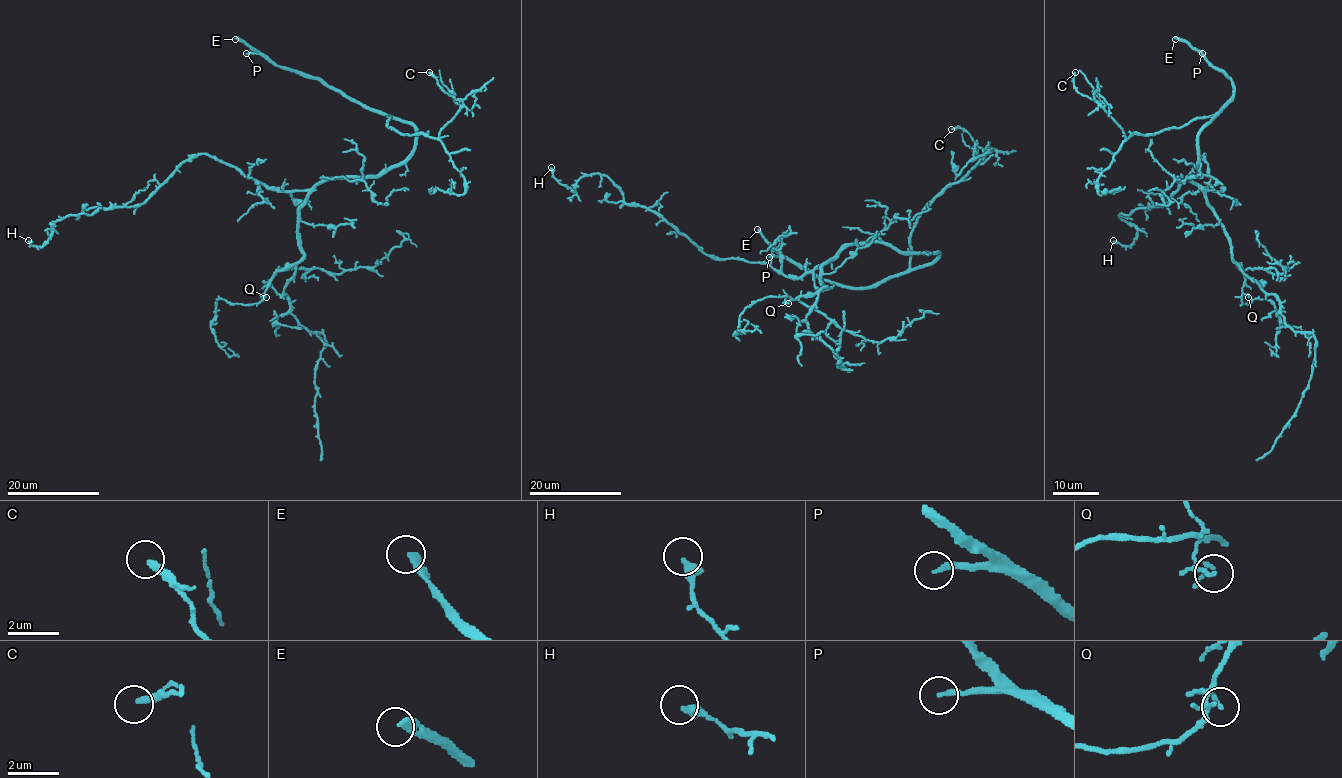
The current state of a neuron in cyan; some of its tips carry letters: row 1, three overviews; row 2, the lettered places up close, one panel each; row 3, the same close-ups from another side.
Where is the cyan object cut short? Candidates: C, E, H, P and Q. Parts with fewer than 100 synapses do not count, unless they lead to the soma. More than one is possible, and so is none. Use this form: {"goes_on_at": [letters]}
{"goes_on_at": ["E", "P"]}

